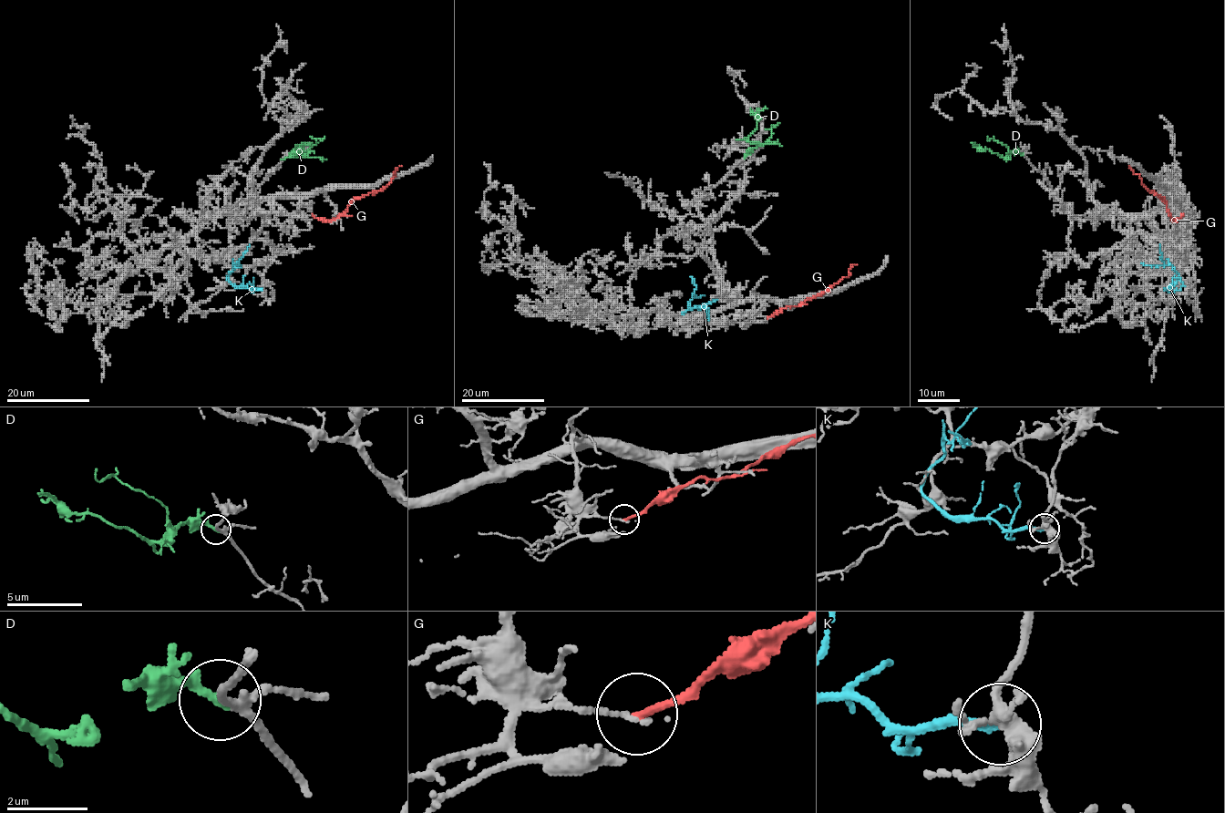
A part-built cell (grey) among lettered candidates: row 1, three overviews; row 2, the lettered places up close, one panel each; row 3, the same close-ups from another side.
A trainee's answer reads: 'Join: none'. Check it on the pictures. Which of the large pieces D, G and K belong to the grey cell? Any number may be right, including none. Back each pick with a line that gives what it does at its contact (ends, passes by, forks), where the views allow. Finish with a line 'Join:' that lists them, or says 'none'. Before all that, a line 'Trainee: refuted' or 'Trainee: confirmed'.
Trainee: refuted
D: it ends there
Join: D

